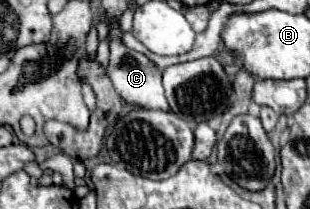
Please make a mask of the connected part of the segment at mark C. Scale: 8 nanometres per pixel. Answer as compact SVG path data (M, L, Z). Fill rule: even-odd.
M111 41L111 57L109 57L109 65L107 65L107 75L109 75L117 95L121 95L121 99L127 101L129 105L139 107L139 109L169 111L165 91L161 85L161 73L157 69L157 65L151 59L147 59L147 55L127 49L121 41Z

